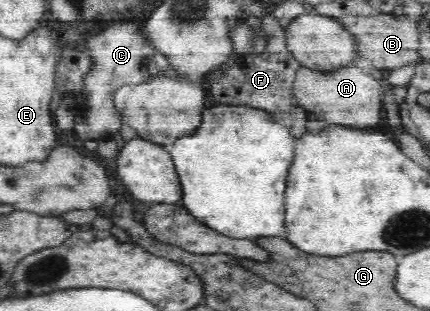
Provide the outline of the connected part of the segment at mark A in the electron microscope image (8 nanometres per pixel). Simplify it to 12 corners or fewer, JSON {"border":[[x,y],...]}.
{"border":[[356,59],[301,66],[292,92],[304,109],[384,109],[375,71]]}

